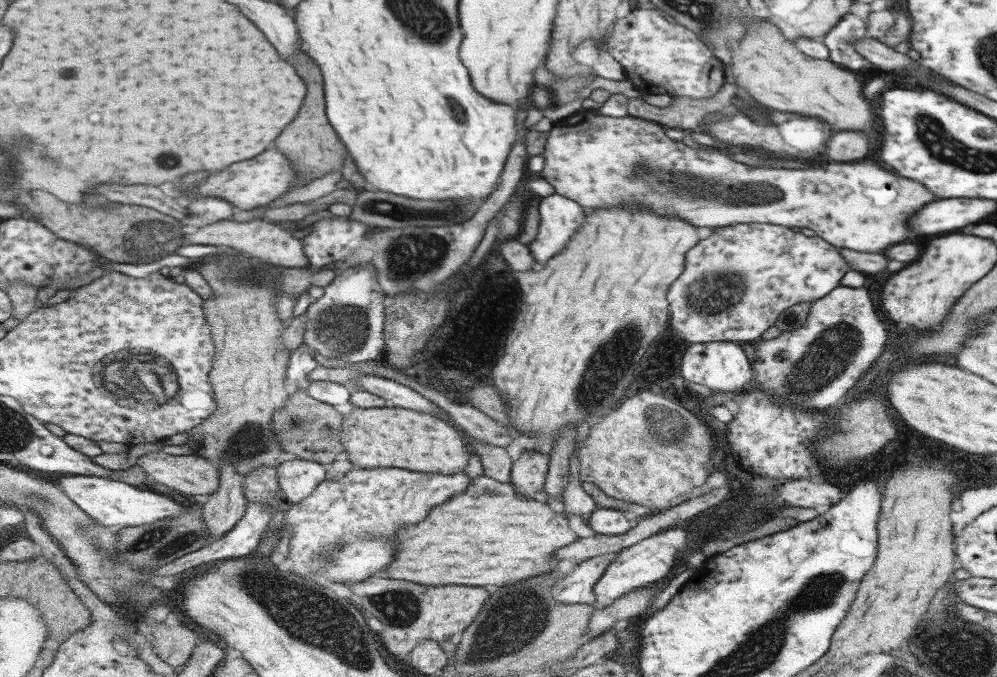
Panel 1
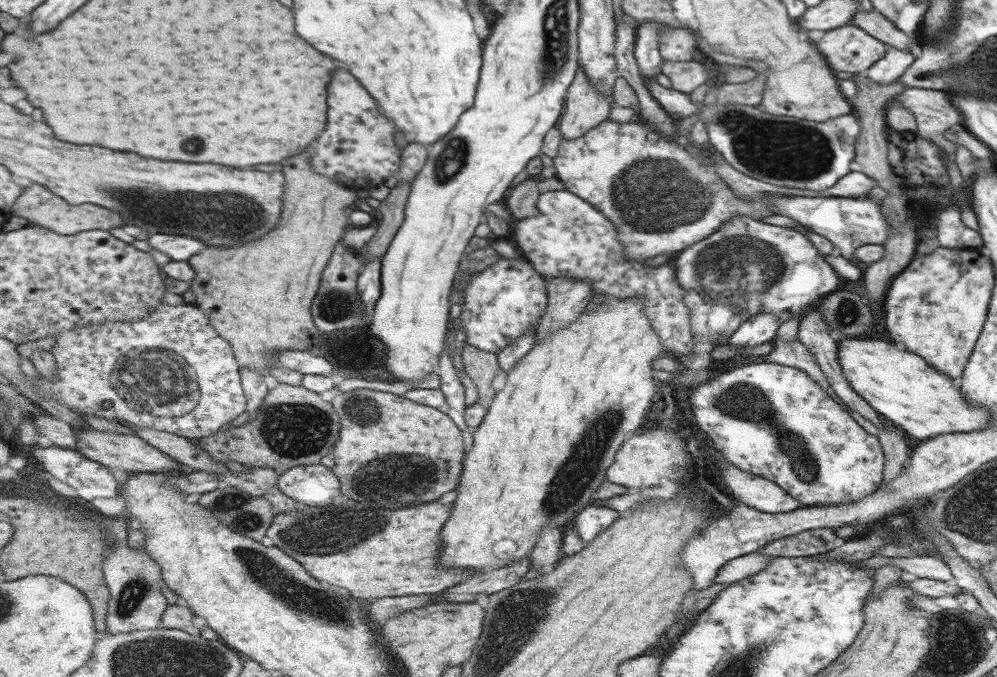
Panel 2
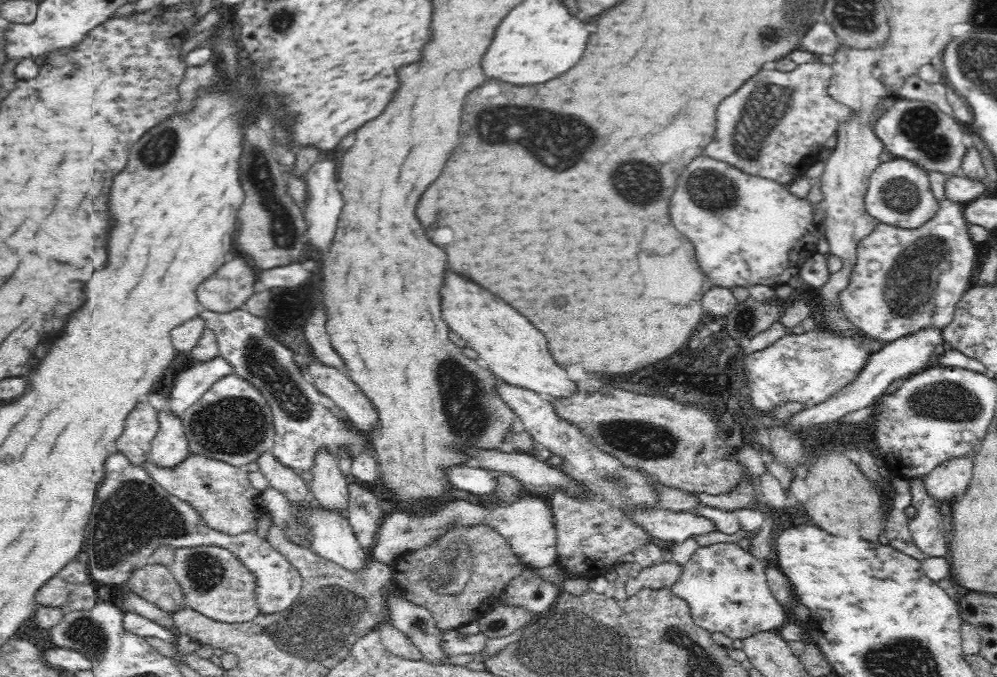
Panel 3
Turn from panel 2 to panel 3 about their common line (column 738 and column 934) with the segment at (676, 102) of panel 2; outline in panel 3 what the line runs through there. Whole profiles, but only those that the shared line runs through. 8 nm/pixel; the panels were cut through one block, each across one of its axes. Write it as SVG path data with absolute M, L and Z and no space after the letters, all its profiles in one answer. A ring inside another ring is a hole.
M899 98L892 107L885 110L885 113L874 122L873 126L877 137L883 142L883 146L886 146L886 150L898 158L910 159L926 172L934 171L950 176L957 175L960 172L964 155L971 144L967 135L962 132L960 121L942 112L932 102Z

